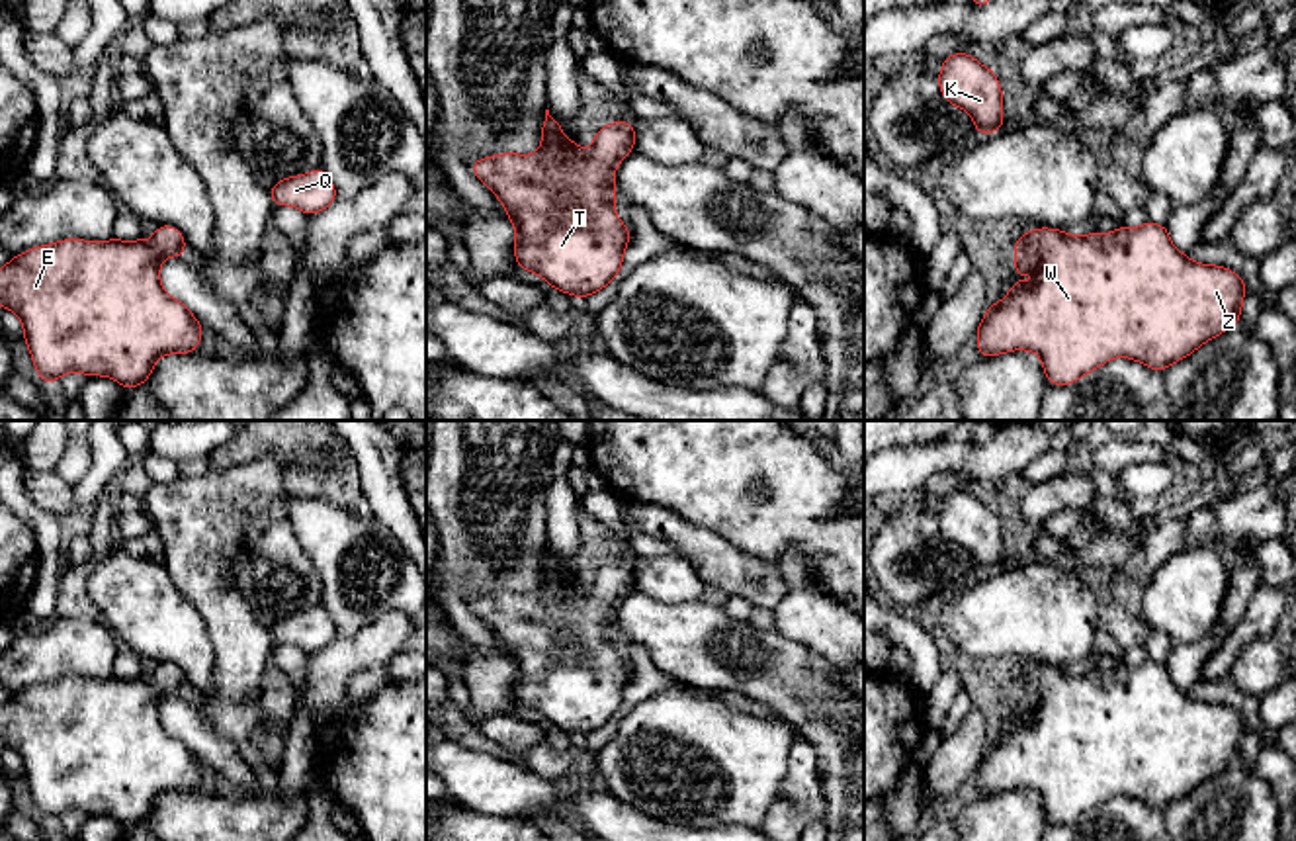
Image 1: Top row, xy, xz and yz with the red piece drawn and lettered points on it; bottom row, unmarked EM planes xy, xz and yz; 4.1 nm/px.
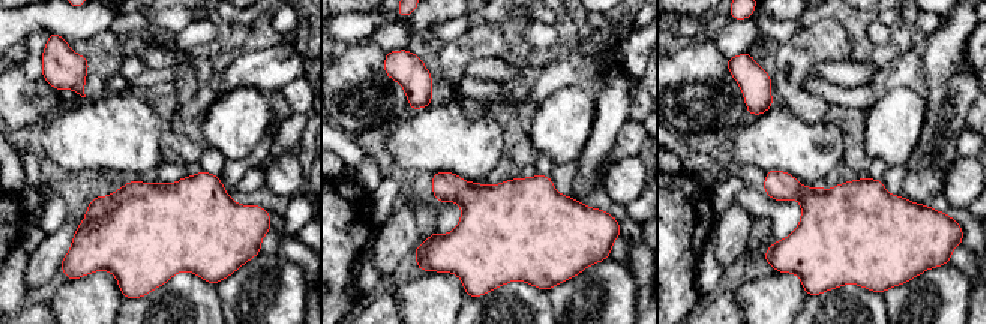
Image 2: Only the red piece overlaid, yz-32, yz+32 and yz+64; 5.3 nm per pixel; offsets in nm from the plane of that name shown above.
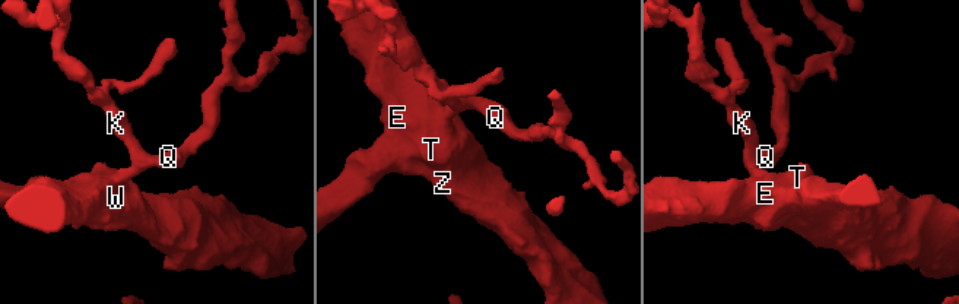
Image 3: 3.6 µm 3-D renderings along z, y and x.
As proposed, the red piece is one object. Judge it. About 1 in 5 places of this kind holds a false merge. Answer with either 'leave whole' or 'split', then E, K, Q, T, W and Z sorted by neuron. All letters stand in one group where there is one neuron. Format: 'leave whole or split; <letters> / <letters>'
leave whole; E K Q T W Z

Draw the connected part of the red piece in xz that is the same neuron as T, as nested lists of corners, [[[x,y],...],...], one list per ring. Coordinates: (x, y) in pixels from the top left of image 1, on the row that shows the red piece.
[[[545,110],[536,155],[502,153],[471,164],[514,223],[518,266],[583,299],[620,274],[631,231],[614,211],[614,168],[633,147],[631,121],[610,121],[586,155]]]

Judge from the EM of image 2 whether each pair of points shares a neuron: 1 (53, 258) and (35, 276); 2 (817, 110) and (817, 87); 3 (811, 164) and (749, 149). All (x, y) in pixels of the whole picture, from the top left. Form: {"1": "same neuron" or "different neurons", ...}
{"1": "same neuron", "2": "different neurons", "3": "same neuron"}

